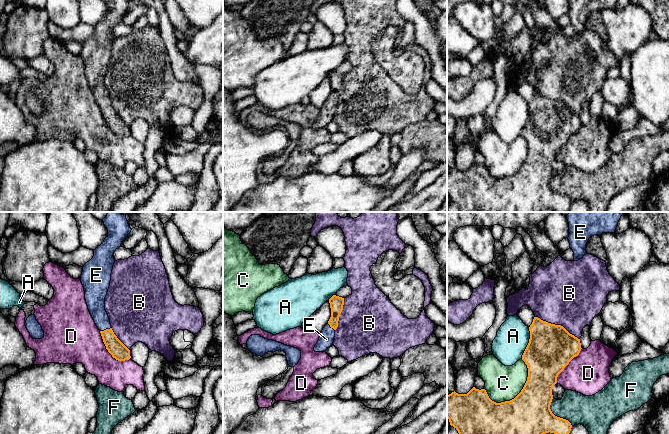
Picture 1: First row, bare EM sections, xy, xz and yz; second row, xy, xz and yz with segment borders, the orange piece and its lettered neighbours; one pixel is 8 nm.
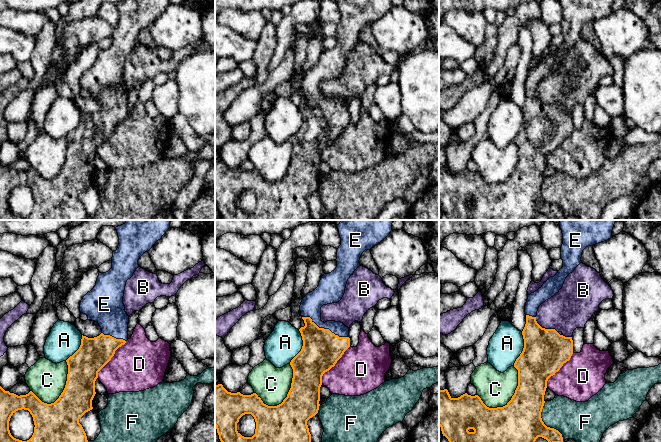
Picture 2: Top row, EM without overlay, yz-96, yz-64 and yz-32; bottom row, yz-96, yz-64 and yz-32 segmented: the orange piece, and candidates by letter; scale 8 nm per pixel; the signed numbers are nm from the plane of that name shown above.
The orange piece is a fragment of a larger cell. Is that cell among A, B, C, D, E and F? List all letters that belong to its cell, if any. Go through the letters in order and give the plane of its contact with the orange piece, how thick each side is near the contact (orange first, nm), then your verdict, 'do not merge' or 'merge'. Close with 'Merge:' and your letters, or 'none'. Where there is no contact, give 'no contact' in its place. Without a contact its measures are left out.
A: meets orange in yz; 380 nm thick on the orange side, 260 nm on the other; do not merge
B: meets orange in yz; 380 nm thick on the orange side, 480 nm on the other; do not merge
C: meets orange in yz; 380 nm thick on the orange side, 280 nm on the other; do not merge
D: meets orange in xy; 140 nm thick on the orange side, 360 nm on the other; do not merge
E: meets orange in xy; 140 nm thick on the orange side, 150 nm on the other; merge
F: meets orange in yz; 380 nm thick on the orange side, 240 nm on the other; do not merge
Merge: E

